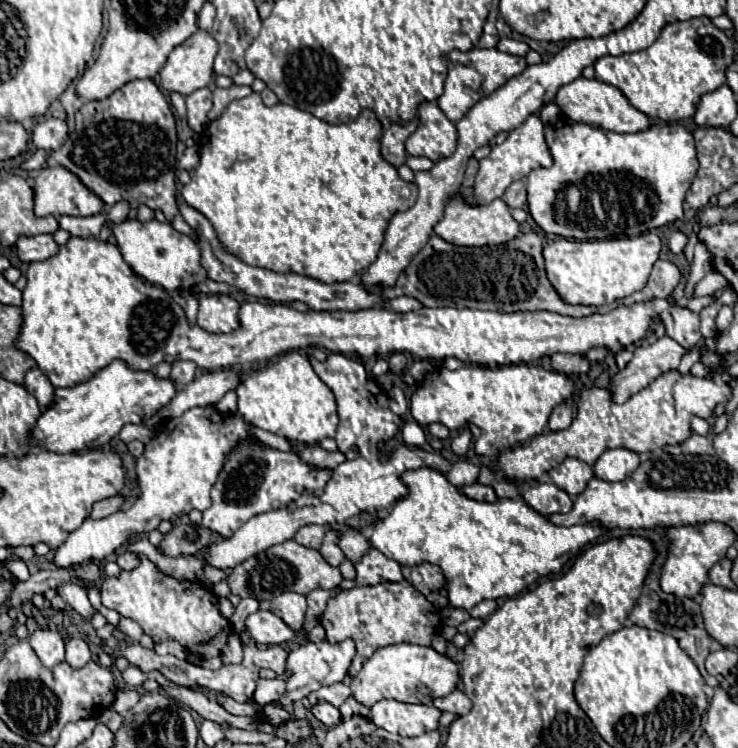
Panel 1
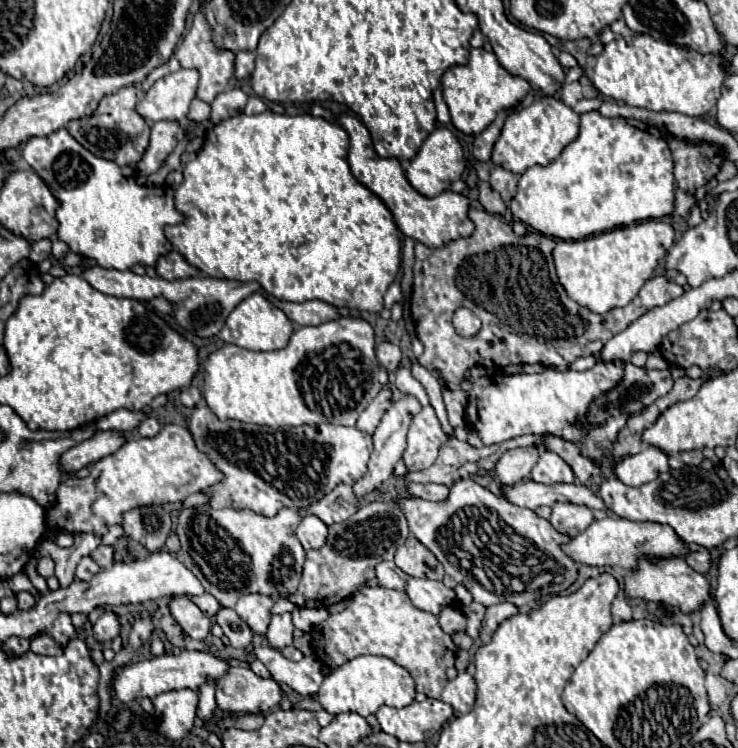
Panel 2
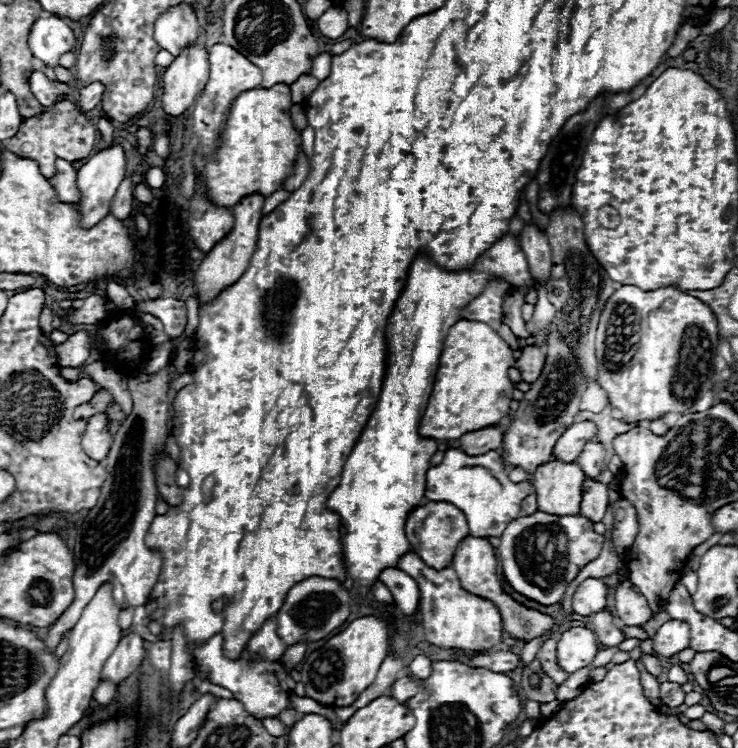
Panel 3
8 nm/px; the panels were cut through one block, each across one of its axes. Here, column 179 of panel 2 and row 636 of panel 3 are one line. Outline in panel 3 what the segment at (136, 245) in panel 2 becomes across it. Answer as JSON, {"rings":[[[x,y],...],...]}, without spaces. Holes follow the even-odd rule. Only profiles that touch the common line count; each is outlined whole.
{"rings":[[[214,634],[210,640],[196,644],[192,650],[194,662],[198,664],[198,670],[208,674],[208,680],[212,684],[224,686],[232,692],[232,696],[244,704],[244,708],[258,718],[266,716],[278,716],[284,708],[290,704],[290,688],[286,686],[286,670],[282,662],[270,662],[270,660],[248,660],[244,654],[236,660],[226,658],[222,654],[222,634]]]}

